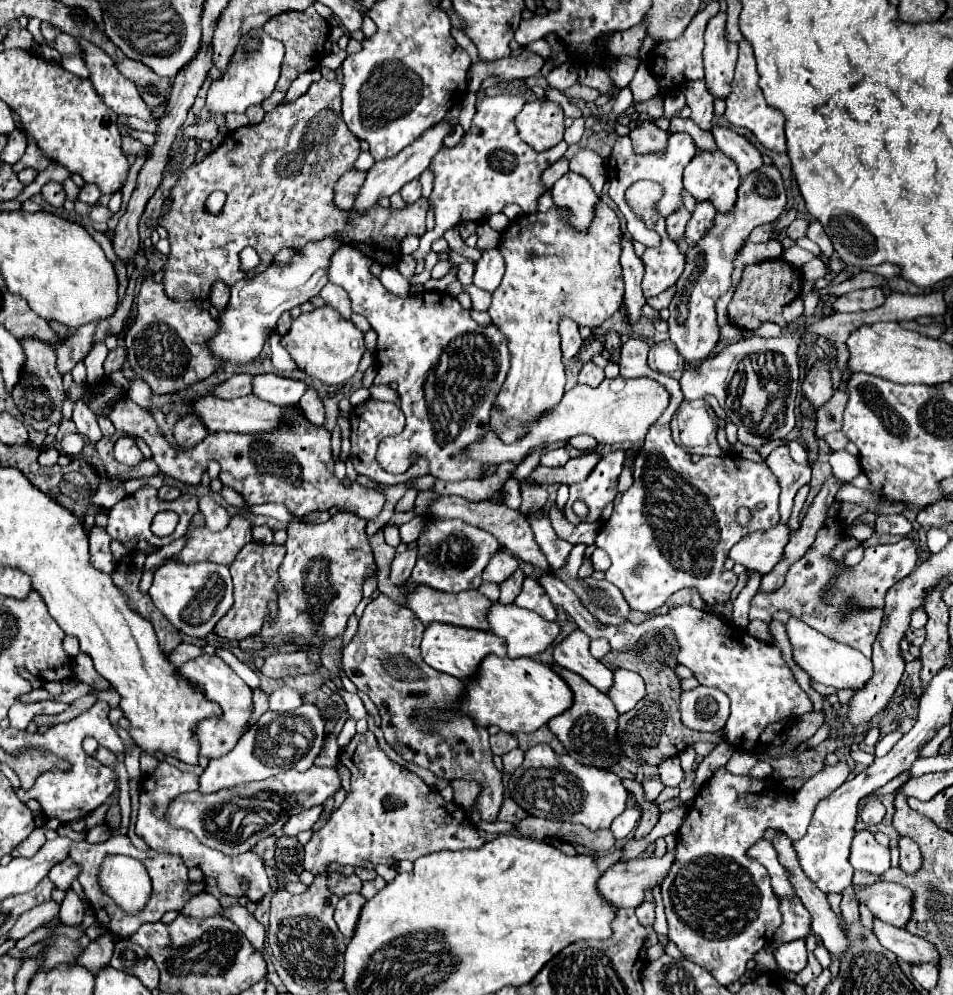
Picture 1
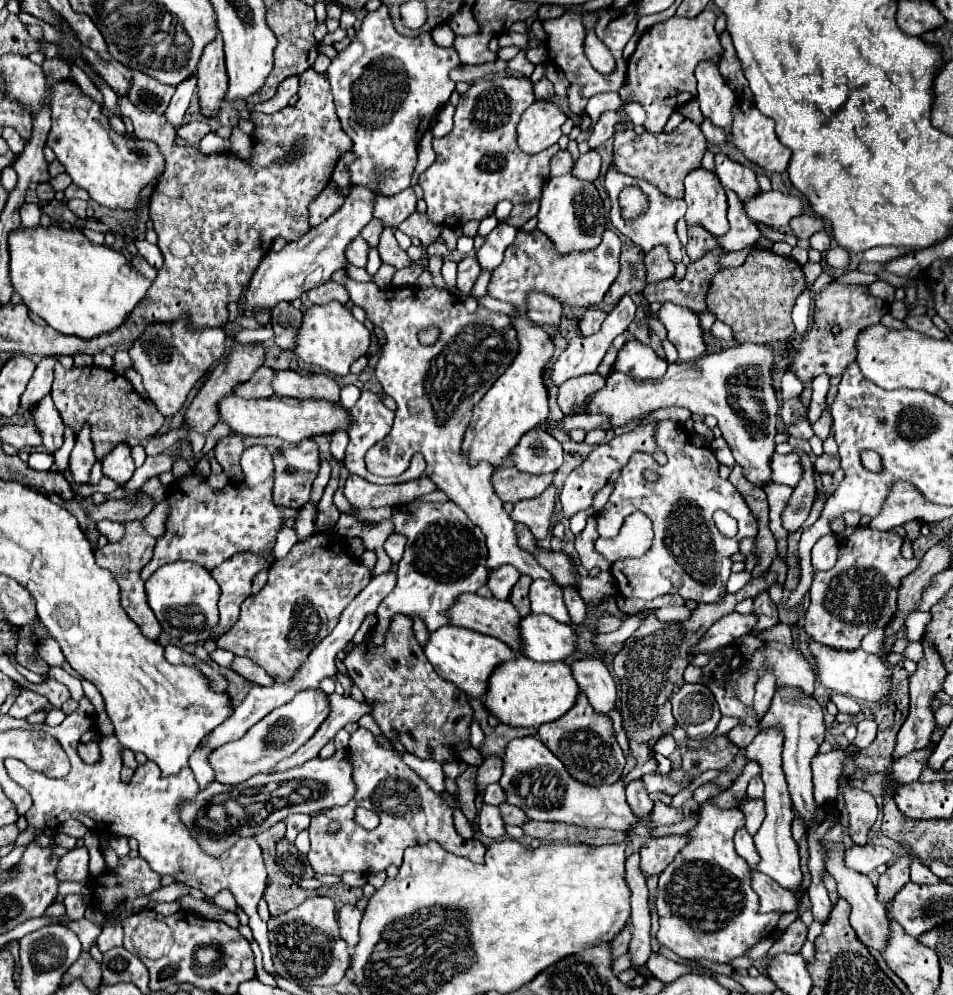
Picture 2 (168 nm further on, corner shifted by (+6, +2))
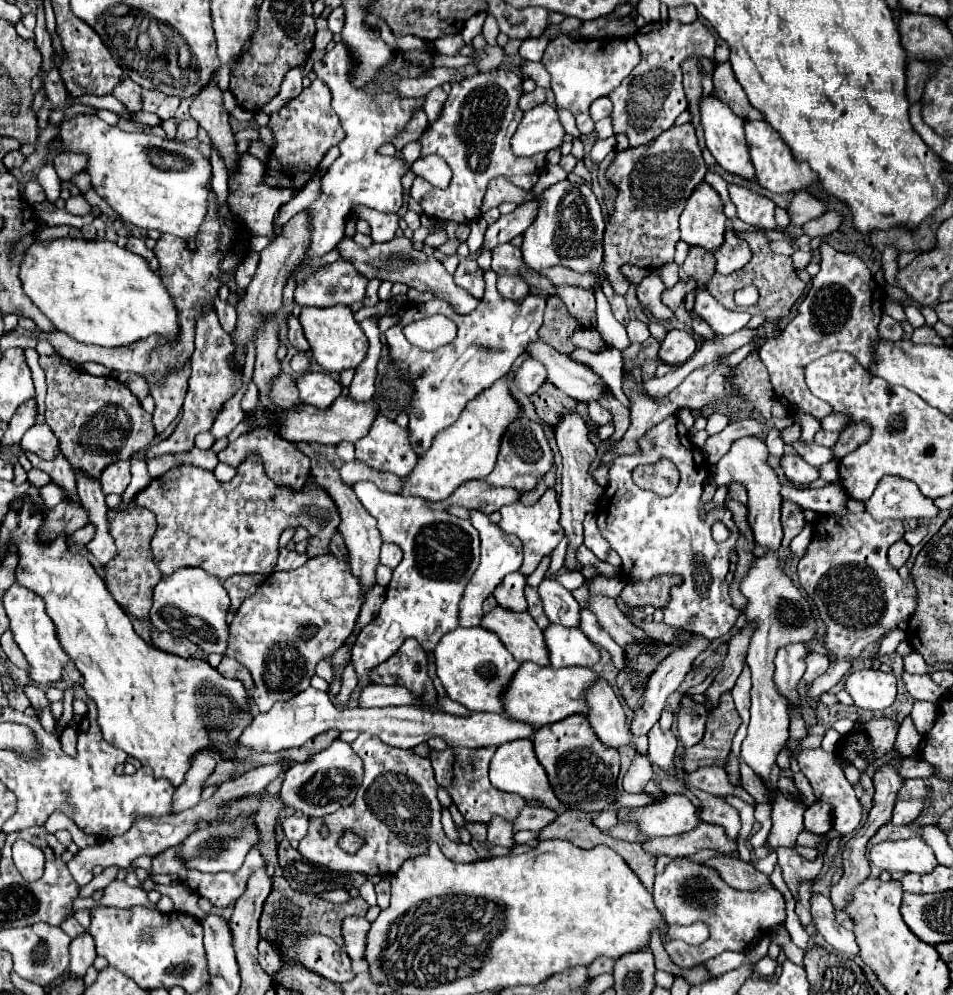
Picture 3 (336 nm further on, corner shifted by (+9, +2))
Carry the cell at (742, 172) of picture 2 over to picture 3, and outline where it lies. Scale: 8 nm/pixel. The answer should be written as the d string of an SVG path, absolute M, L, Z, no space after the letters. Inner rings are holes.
M729 185L731 201L737 207L737 217L753 227L781 231L781 227L775 223L775 203L769 201L763 195L757 195L745 187Z

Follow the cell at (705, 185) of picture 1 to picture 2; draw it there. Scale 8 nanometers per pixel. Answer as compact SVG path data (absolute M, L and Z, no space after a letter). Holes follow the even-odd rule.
M698 167L690 171L684 179L684 201L688 203L686 211L686 223L690 225L702 225L712 235L720 237L728 231L726 221L726 191L722 187L722 181L718 181L714 171L708 171L704 167Z

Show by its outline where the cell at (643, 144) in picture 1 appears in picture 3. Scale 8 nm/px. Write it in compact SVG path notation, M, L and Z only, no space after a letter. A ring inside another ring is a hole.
M691 125L671 127L651 143L615 153L615 161L607 169L607 179L617 187L615 211L605 219L603 235L603 271L613 289L625 294L630 283L619 275L623 263L643 263L659 269L673 261L675 245L680 239L679 217L691 191L703 183L707 165L697 145Z

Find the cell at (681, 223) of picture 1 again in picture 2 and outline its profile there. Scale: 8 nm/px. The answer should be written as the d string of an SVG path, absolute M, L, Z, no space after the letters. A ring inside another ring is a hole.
M656 245L650 253L644 255L646 265L646 283L654 283L674 275L674 263L668 257L668 249L664 245Z

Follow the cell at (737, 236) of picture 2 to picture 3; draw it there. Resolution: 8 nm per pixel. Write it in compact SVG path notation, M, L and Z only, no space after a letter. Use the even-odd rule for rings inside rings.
M727 229L725 243L719 247L719 251L715 251L715 259L715 271L721 275L729 275L739 271L751 259L751 249L743 239L735 237L733 229Z

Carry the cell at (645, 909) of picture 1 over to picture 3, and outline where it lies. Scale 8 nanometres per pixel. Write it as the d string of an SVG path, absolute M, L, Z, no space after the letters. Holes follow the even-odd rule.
M599 957L599 959L595 959L589 967L587 967L587 975L589 975L589 979L593 979L593 977L597 977L597 975L603 975L603 973L611 973L613 971L613 965L615 965L615 961L613 959L607 959L607 957Z

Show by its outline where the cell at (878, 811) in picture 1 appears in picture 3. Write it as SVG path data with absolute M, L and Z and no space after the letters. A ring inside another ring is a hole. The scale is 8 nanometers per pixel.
M787 739L787 743L783 745L783 749L787 749L789 755L795 755L795 759L797 759L801 771L805 773L805 777L809 779L809 783L811 783L811 787L813 787L813 795L817 797L817 801L829 803L829 805L833 807L833 829L837 831L841 837L853 835L855 829L857 829L859 823L861 823L861 811L863 811L863 807L861 807L859 799L855 797L853 787L851 787L849 781L845 779L843 769L839 767L839 763L835 763L835 755L823 751L821 747L819 747L819 749L801 747L801 739L797 739L797 741Z

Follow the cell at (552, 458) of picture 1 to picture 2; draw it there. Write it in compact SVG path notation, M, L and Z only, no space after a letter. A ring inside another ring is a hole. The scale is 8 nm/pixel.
M528 431L514 447L514 465L526 473L554 473L562 465L562 445L548 431Z

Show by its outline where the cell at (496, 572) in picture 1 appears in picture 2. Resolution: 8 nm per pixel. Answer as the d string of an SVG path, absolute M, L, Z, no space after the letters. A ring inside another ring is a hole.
M506 565L506 567L498 567L498 571L490 571L486 585L492 589L496 599L506 599L518 577L520 573L514 567Z

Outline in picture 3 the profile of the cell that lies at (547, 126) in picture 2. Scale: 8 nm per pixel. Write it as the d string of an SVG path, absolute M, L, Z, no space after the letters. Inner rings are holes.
M541 103L523 113L523 121L511 139L511 149L517 157L531 157L535 153L549 153L563 145L565 129L559 123L557 111Z

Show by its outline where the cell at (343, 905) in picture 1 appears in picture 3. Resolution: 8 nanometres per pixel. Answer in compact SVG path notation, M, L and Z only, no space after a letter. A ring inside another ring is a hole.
M349 917L343 921L343 939L347 953L353 961L359 961L365 957L365 939L369 931L369 921L363 917Z

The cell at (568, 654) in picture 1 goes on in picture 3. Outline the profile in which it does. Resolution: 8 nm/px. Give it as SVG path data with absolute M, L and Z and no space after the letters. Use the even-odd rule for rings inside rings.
M599 679L587 693L589 703L589 723L605 747L619 749L631 745L637 753L647 751L647 737L633 737L629 731L625 711L605 679Z

